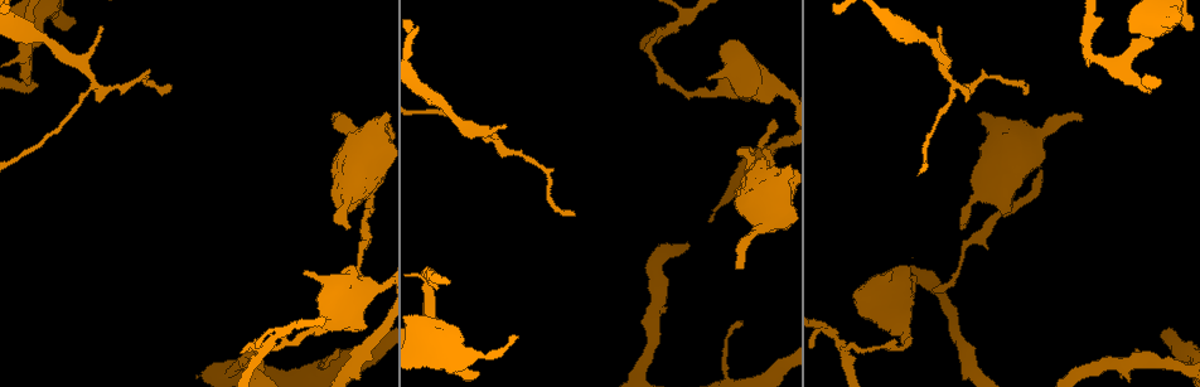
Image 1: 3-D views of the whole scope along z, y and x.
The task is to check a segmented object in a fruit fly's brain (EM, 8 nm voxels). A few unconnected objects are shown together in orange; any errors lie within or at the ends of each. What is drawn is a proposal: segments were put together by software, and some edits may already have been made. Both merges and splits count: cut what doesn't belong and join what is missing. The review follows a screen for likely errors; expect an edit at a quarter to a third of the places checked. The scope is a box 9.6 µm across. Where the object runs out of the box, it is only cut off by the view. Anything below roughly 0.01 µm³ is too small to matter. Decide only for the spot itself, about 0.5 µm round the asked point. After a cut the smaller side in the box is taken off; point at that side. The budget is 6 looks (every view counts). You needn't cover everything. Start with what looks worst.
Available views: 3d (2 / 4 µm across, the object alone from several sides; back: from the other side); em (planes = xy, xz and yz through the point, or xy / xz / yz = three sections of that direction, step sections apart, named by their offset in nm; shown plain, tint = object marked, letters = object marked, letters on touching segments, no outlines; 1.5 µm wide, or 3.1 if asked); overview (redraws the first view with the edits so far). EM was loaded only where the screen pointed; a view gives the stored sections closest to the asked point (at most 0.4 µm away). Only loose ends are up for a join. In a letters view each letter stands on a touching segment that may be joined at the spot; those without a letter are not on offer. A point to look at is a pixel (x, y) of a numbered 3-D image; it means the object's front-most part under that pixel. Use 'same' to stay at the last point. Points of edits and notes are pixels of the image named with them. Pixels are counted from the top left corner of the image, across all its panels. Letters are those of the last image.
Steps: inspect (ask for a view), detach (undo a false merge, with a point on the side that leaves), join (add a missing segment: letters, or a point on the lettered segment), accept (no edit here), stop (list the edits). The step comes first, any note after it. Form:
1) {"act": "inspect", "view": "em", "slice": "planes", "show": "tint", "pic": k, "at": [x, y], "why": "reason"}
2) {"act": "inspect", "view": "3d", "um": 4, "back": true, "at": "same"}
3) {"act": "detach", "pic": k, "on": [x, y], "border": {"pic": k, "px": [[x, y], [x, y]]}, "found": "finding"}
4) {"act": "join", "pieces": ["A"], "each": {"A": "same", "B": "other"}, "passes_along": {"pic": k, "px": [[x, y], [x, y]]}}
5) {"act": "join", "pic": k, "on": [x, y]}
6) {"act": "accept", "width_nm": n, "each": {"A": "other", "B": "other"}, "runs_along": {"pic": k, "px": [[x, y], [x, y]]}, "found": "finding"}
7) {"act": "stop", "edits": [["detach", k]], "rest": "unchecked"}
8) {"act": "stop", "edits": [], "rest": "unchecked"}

{"act": "inspect", "view": "3d", "um": 4, "pic": 1, "at": [258, 349]}

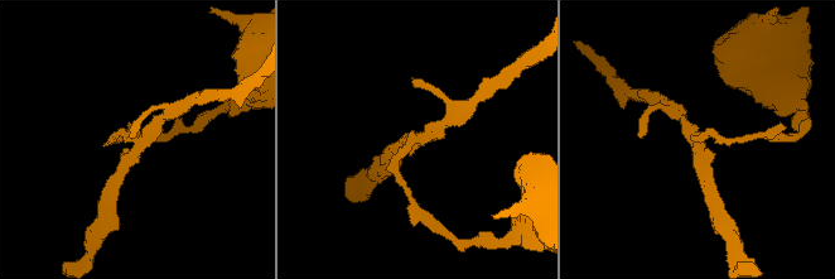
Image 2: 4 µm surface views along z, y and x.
{"act": "inspect", "view": "em", "slice": "planes", "show": "letters", "pic": 2, "at": [412, 141]}

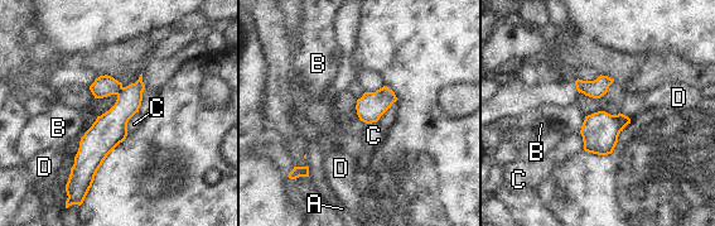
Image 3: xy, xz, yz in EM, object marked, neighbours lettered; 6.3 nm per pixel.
{"act": "detach", "pic": 3, "on": [110, 129], "each": {"A": "other", "B": "other", "C": "other", "D": "other"}, "part_leaving": {"pic": 3, "px": [[139, 83], [95, 145], [81, 184]]}, "found": "a second neuron is stuck on"}

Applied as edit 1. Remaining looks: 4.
{"act": "inspect", "view": "overview", "why": "redraw"}

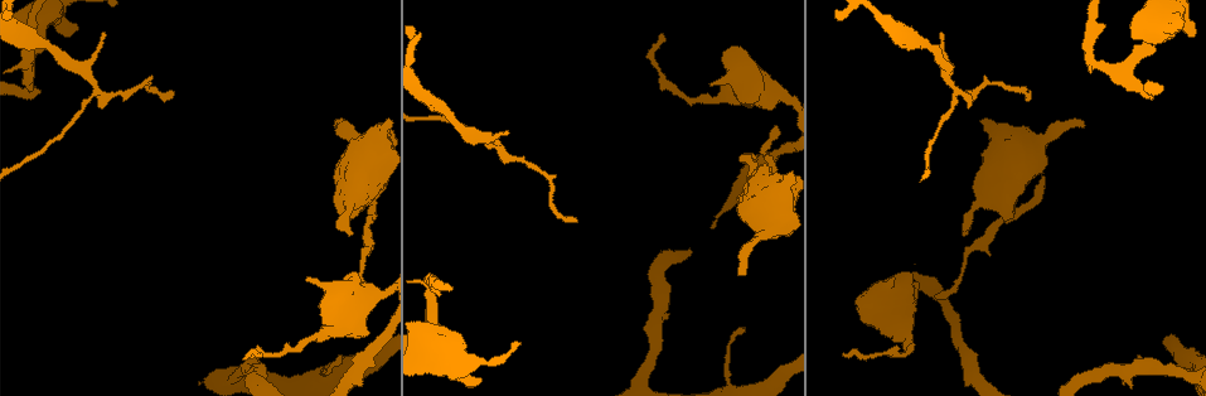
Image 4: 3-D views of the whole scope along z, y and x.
{"act": "inspect", "view": "em", "slice": "planes", "show": "plain", "pic": 4, "at": [334, 128], "why": "branch stops here"}

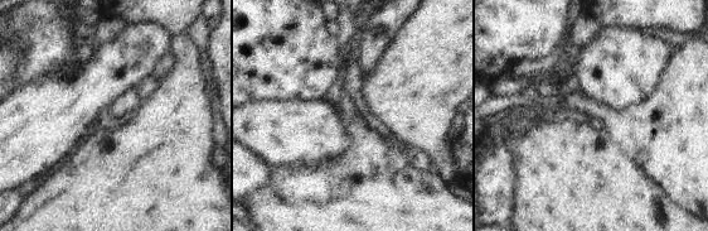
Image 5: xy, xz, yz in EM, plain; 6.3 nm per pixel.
{"act": "inspect", "view": "em", "slice": "planes", "show": "letters", "at": "same"}

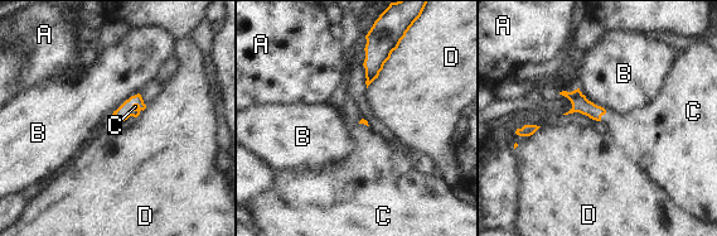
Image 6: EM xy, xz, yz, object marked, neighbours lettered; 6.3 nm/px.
{"act": "join", "pieces": ["C"], "each": {"A": "other", "B": "other", "C": "same", "D": "other"}, "passes_along": {"pic": 6, "px": [[580, 104], [601, 115], [624, 128]]}, "found": "the neuron continues"}

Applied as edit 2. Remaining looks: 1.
{"act": "stop", "edits": [["detach", 3], ["join", 6]], "rest": "unchecked"}

